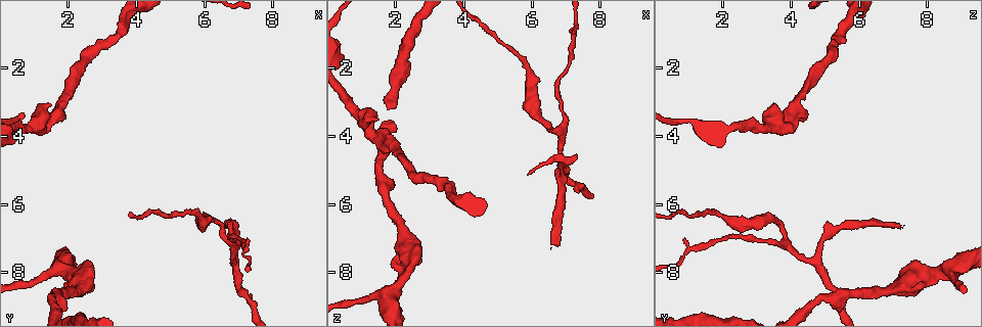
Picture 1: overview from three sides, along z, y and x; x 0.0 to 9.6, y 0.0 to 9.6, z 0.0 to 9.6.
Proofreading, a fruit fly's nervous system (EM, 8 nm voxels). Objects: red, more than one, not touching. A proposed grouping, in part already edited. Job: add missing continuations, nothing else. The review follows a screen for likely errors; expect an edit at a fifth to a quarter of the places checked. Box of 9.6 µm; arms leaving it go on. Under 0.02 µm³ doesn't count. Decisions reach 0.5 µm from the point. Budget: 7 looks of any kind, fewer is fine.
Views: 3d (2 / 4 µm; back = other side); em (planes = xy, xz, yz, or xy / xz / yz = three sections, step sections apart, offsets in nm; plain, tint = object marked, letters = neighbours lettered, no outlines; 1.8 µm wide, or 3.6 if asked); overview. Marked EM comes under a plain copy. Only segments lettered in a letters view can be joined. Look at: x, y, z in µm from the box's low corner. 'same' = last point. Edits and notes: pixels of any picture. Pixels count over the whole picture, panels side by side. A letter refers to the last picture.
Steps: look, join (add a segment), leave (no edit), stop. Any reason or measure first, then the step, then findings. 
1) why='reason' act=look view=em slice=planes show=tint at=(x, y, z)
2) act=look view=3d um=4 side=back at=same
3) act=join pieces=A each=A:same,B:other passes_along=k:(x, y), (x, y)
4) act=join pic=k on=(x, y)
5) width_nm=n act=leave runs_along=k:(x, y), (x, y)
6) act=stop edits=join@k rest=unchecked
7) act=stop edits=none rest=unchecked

why='thick turns thin' act=look view=3d um=4 at=(2.45, 8.10, 7.75)

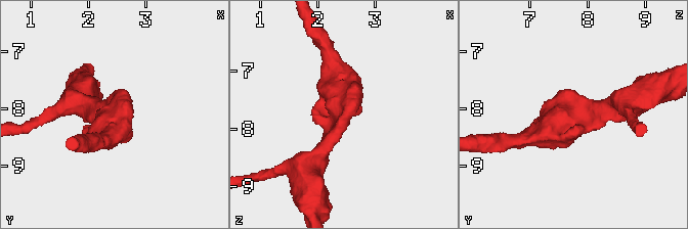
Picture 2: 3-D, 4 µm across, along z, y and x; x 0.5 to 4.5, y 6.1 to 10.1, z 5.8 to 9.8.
act=look view=em slice=planes show=letters at=(2.40, 8.15, 7.70)

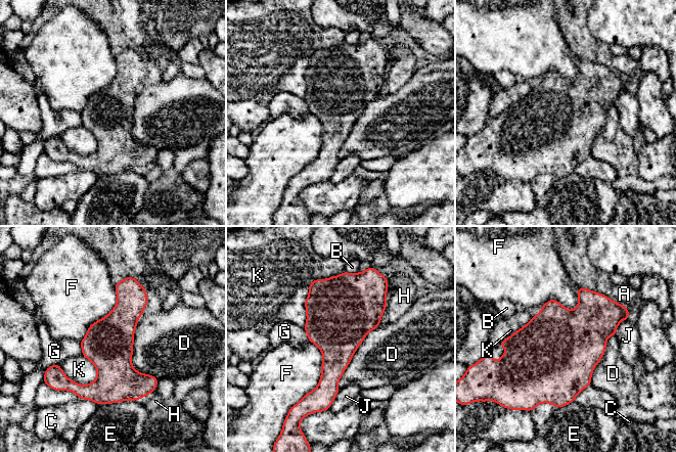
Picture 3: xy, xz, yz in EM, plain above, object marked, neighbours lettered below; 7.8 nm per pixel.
act=leave each=A:other,B:other,C:other,D:other,E:other,F:other,G:other,H:other,J:other,K:other border=3:(143, 314), (131, 364), (158, 379) found='no lettered segment goes on from it'

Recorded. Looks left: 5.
why='sharp bend' act=look view=3d um=4 at=(6.80, 7.05, 3.85)

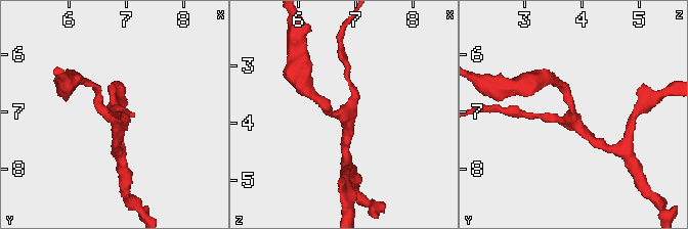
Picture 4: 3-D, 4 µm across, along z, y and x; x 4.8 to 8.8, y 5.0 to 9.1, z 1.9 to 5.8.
arms=3 act=look view=em slice=planes show=letters at=(6.75, 7.10, 3.80)

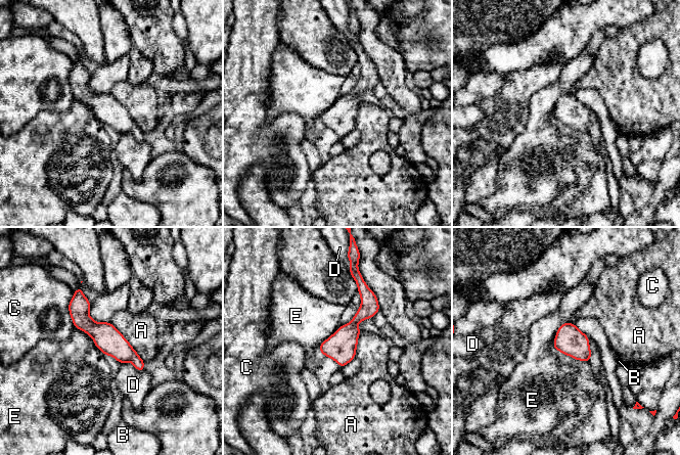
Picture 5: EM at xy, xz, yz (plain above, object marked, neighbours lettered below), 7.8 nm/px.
width_nm=220 longest_contact=A:420nm act=leave each=A:other,B:other,C:other,D:other,E:other found='none of them fits'

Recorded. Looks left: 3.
why='an open end' act=look view=em slice=planes show=letters at=(1.40, 3.05, 3.50)

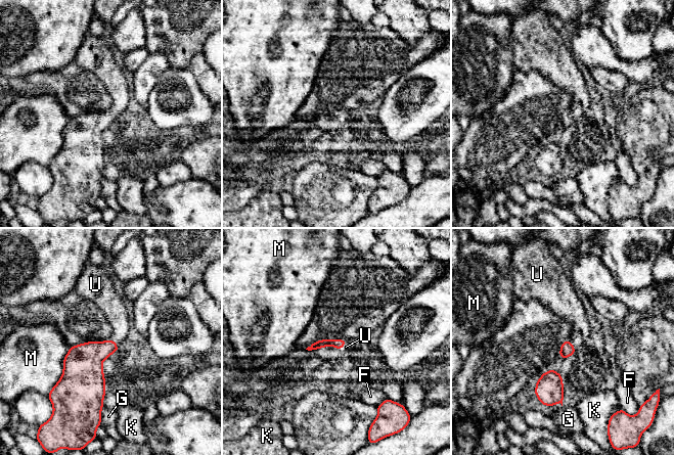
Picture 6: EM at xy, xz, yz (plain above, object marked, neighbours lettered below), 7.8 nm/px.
act=join pieces=U each=F:other,G:other,K:other,M:other,U:same found='it goes on there'

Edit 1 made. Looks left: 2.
act=stop edits=join@6 rest=unchecked

